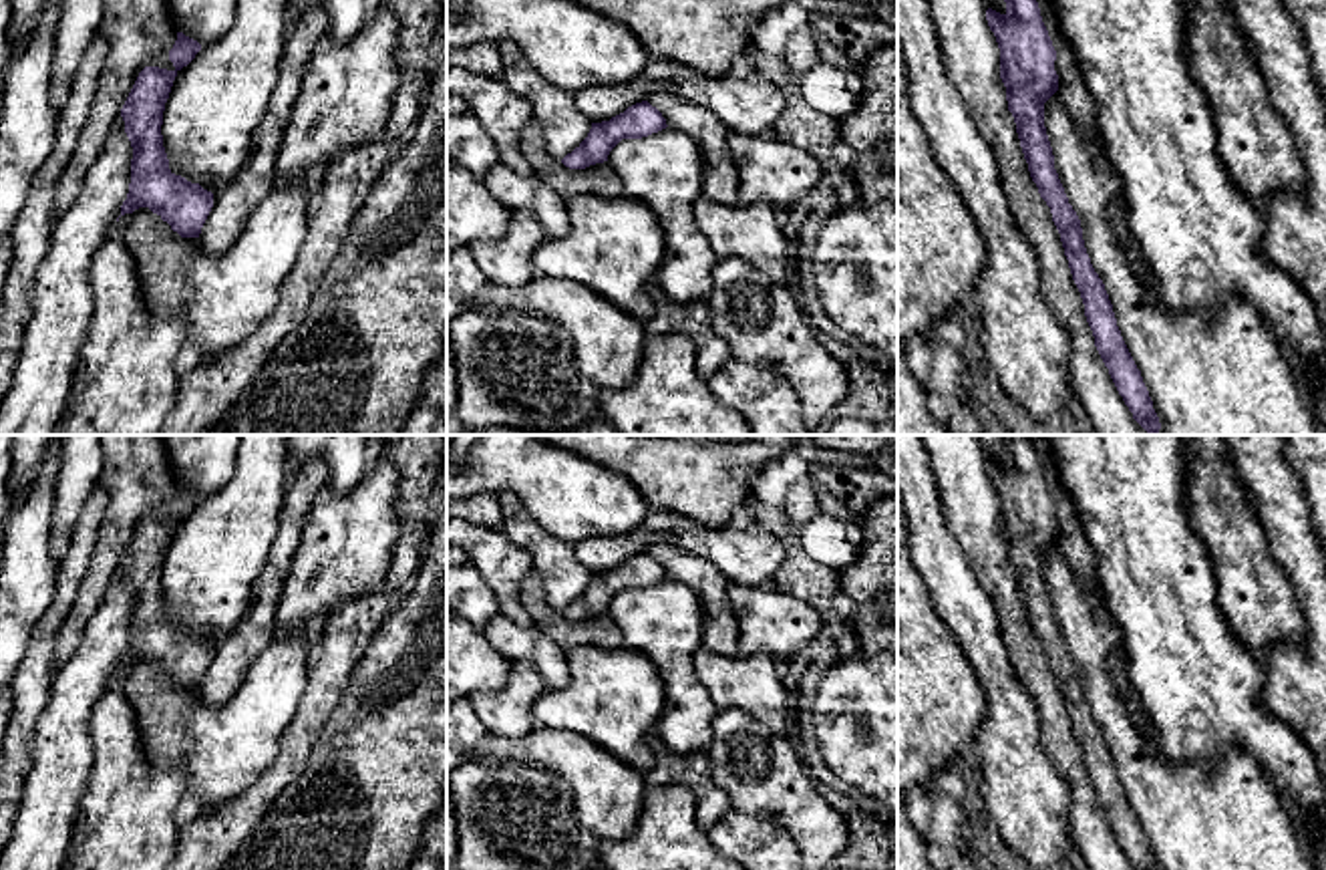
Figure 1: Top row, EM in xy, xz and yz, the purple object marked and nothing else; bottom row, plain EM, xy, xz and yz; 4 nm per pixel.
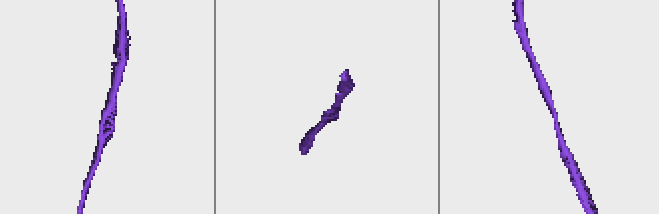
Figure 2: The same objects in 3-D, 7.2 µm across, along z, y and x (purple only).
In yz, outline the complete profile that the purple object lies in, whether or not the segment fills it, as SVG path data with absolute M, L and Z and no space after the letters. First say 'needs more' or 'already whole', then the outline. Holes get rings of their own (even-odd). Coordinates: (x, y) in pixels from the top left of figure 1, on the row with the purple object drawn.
already whole; M1036 0L1004 2L1006 12L1000 14L988 8L986 20L1000 48L1000 79L1006 87L1008 111L1014 117L1030 177L1050 207L1060 234L1095 346L1133 419L1149 435L1157 435L1161 423L1153 401L1121 336L1105 284L1087 254L1081 220L1068 203L1054 169L1054 155L1044 127L1044 103L1058 91L1056 50Z

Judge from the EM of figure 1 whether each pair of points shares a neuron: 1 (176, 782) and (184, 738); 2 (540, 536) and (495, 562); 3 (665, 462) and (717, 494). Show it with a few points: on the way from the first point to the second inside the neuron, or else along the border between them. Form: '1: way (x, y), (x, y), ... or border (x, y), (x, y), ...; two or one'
1: border (141, 738), (147, 760), (182, 768), (188, 788); two
2: border (500, 528), (530, 554), (534, 570); two
3: way (677, 462), (685, 462), (705, 482); one

